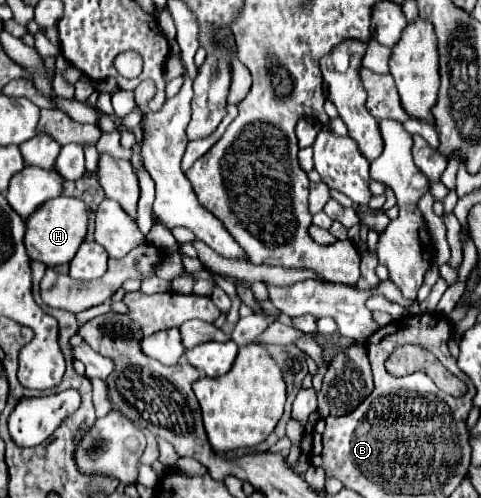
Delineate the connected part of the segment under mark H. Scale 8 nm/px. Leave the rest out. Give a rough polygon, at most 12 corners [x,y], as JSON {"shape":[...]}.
{"shape":[[56,197],[26,219],[28,257],[70,263],[88,231],[82,199]]}

